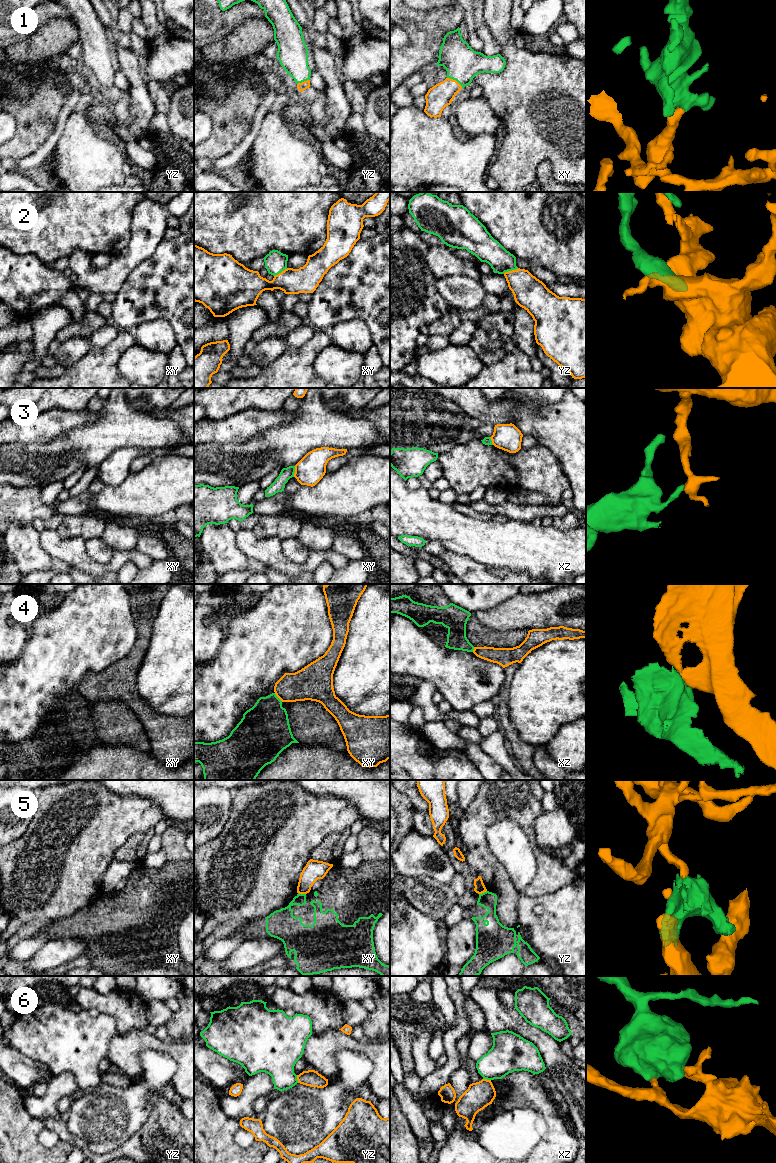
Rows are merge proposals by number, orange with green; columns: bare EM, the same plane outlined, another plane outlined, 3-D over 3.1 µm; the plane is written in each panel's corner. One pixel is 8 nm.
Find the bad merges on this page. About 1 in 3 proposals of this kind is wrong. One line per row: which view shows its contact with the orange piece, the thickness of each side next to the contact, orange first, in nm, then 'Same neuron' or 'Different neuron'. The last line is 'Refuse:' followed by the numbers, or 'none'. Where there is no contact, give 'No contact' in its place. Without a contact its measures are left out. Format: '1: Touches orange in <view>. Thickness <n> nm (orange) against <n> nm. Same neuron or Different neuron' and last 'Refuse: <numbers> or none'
1: Touches orange in xy. Thickness 190 nm (orange) against 280 nm. Same neuron
2: Touches orange in yz. Thickness 260 nm (orange) against 200 nm. Same neuron
3: Touches orange in xy. Thickness 220 nm (orange) against 100 nm. Different neuron
4: Touches orange in xy. Thickness 260 nm (orange) against 360 nm. Different neuron
5: Touches orange in xy. Thickness 160 nm (orange) against 150 nm. Different neuron
6: Touches orange in yz. Thickness 140 nm (orange) against 320 nm. Different neuron
Refuse: 3, 4, 5, 6

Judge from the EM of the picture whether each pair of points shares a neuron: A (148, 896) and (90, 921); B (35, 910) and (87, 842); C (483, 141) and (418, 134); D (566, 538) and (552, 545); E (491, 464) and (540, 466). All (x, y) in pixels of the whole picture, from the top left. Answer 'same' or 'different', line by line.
A: same
B: same
C: same
D: same
E: same

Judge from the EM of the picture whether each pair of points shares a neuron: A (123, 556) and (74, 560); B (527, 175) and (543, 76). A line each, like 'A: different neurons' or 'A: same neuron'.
A: same neuron
B: same neuron

